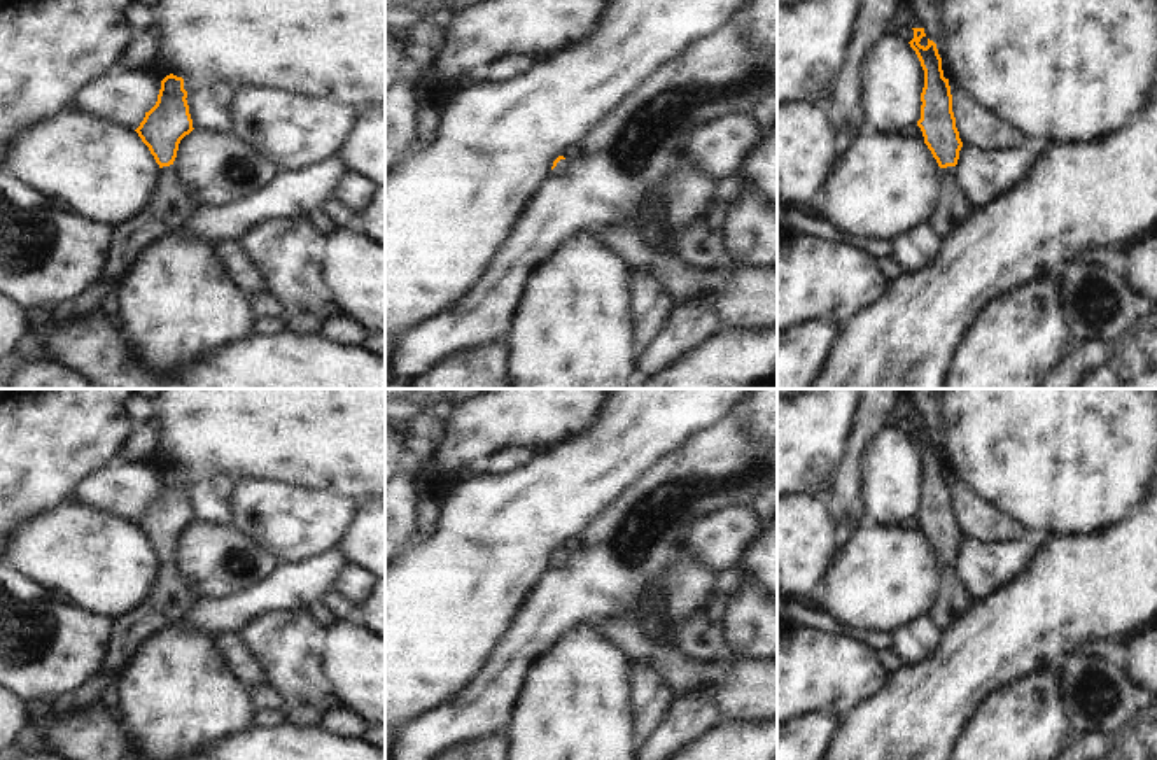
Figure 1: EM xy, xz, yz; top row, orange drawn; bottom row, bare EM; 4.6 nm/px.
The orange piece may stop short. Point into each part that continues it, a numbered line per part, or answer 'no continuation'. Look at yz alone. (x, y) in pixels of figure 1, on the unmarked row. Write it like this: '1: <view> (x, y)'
1: yz (953, 599)

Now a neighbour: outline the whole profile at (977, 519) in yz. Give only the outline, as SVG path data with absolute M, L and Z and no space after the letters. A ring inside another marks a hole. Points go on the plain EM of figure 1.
M949 478L956 520L964 538L971 538L982 545L1031 538L1020 524L1010 520L1005 513L980 499L963 480Z

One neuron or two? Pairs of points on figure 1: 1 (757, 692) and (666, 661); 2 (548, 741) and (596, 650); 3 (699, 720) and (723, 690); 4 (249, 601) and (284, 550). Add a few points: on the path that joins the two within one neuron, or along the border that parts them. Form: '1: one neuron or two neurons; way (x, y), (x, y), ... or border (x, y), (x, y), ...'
1: one neuron; way (734, 685), (722, 680), (688, 676)
2: one neuron; way (571, 718), (583, 673)
3: two neurons; border (676, 696), (706, 696), (720, 711)
4: two neurons; border (322, 552), (280, 566)

